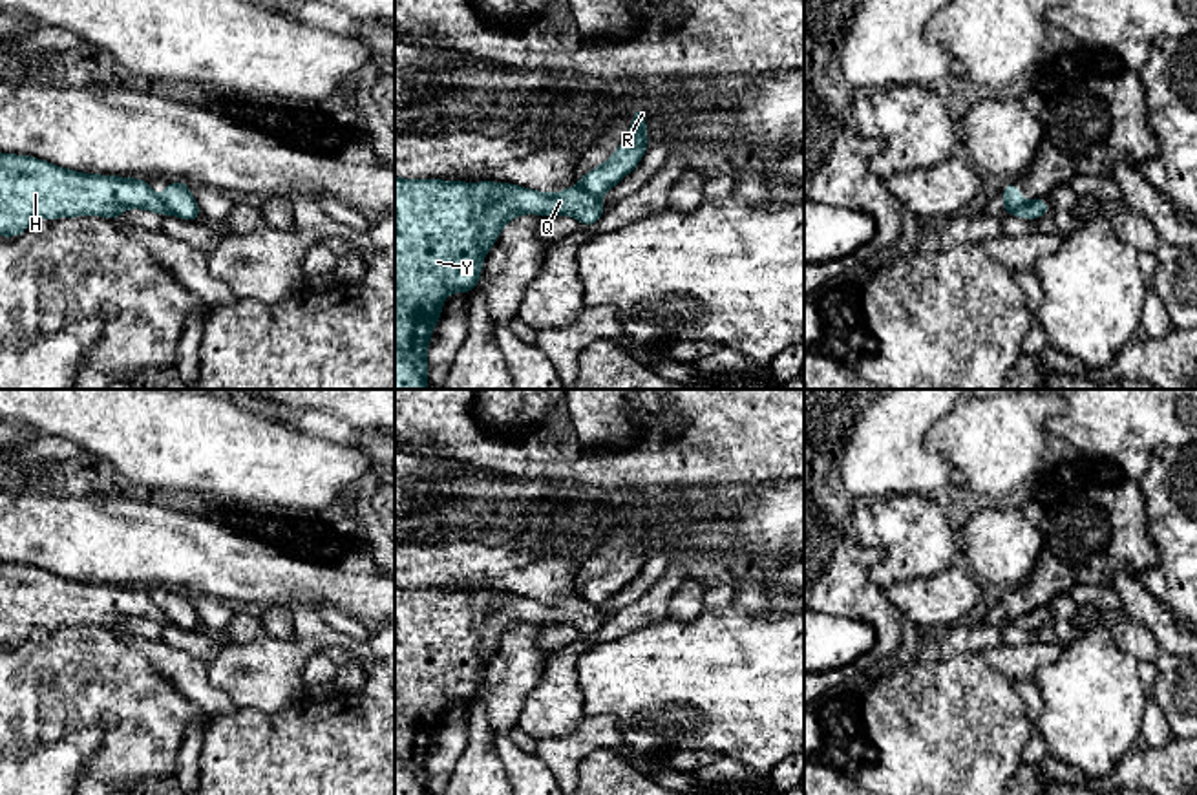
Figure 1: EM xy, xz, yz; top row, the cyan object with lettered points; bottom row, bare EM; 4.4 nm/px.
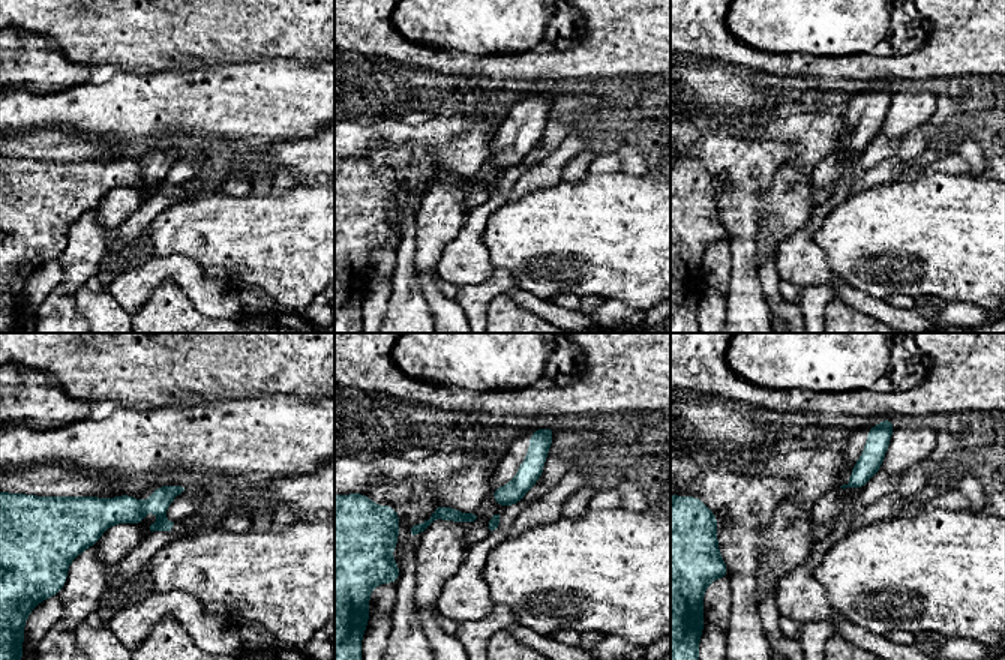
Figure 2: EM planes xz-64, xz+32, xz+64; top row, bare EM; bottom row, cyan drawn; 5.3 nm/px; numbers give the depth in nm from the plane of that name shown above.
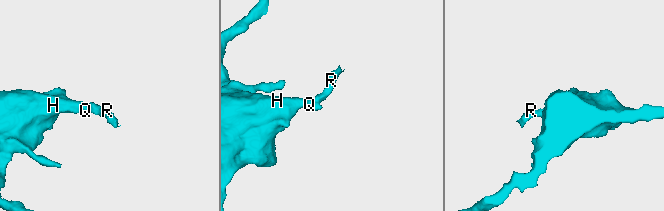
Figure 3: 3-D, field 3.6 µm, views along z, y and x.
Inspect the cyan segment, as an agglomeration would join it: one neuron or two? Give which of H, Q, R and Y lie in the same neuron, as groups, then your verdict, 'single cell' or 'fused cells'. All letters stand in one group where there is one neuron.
H Q Y / R; fused cells

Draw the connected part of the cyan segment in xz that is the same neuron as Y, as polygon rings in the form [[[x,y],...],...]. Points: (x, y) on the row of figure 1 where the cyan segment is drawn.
[[[395,175],[395,389],[428,389],[428,345],[435,323],[442,316],[442,300],[453,292],[470,294],[482,272],[482,260],[495,245],[501,230],[521,214],[574,216],[581,227],[596,225],[605,208],[599,197],[579,186],[557,194],[537,192],[514,183],[464,183],[444,179],[400,179]]]

